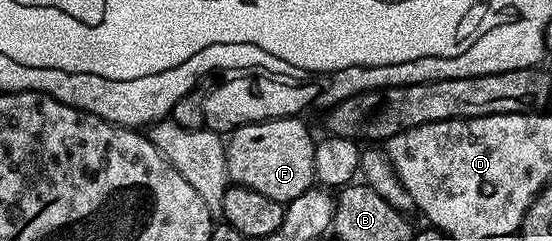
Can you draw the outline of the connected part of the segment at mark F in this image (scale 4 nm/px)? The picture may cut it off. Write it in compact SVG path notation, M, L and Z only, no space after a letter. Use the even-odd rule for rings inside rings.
M282 117L272 120L244 124L232 131L226 145L228 177L234 182L245 185L265 194L274 201L284 204L303 194L315 182L315 149L316 141L313 140L306 124L300 117Z

